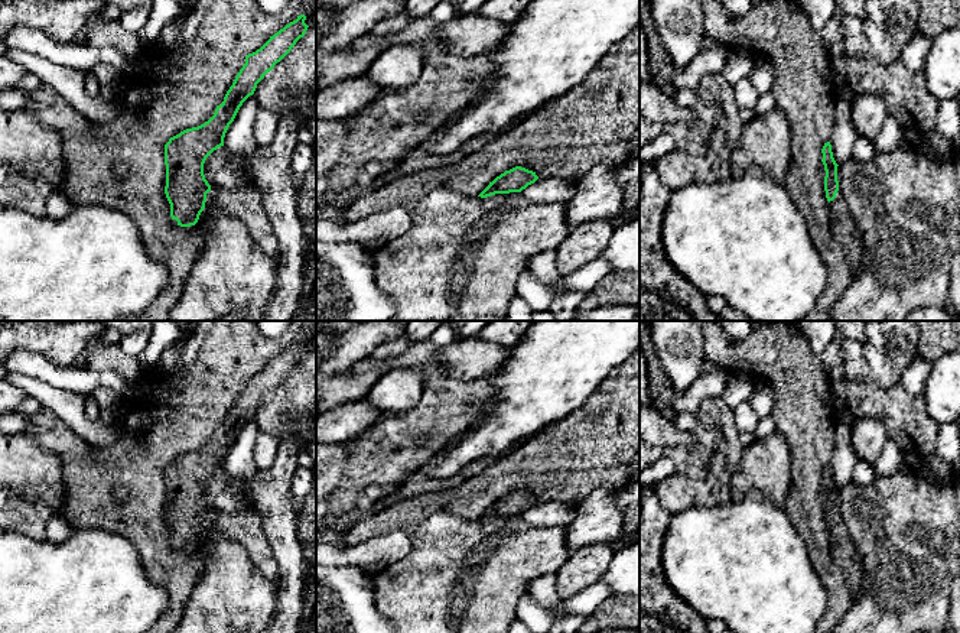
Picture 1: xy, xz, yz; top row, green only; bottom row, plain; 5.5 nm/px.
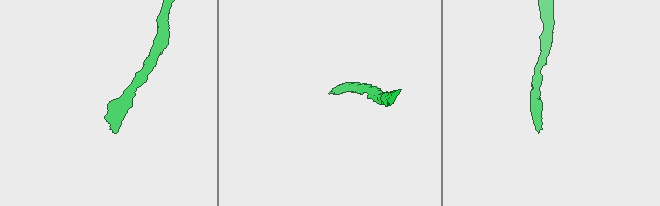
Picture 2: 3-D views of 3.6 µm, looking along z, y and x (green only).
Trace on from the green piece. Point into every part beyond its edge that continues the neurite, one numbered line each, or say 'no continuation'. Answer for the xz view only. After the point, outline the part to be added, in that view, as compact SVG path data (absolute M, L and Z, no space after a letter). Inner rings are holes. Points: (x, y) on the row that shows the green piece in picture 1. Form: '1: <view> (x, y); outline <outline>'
no continuation

